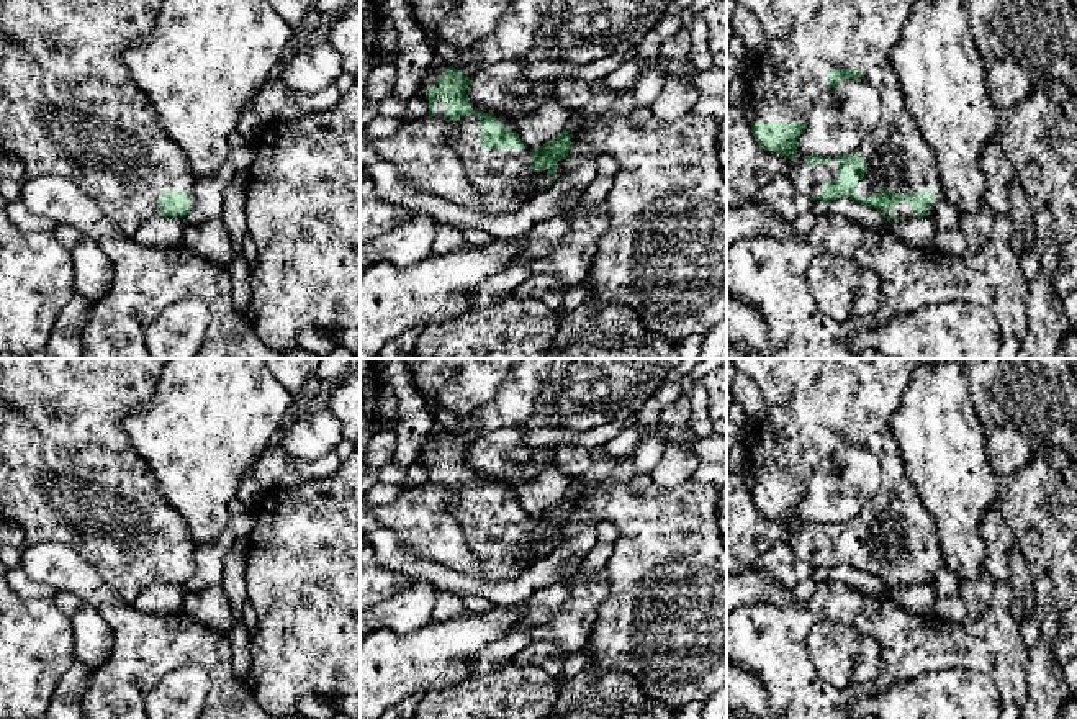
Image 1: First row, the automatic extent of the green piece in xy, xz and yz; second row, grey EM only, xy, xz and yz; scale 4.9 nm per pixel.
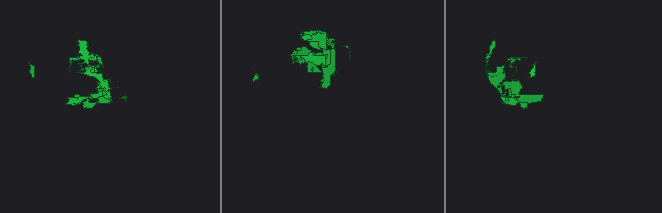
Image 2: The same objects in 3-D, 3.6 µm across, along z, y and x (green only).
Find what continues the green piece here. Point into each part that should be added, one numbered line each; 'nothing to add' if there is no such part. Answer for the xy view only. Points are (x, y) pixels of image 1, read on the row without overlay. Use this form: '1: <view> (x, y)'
1: xy (69, 474)

